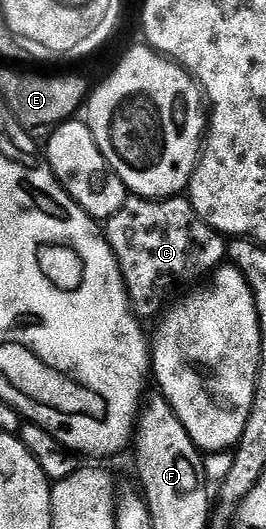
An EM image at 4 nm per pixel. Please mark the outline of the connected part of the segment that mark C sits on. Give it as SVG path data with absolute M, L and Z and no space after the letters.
M185 197L126 198L125 204L104 224L103 234L125 279L133 313L141 321L156 320L176 291L184 292L200 284L204 275L212 276L227 259L226 236L206 225Z

